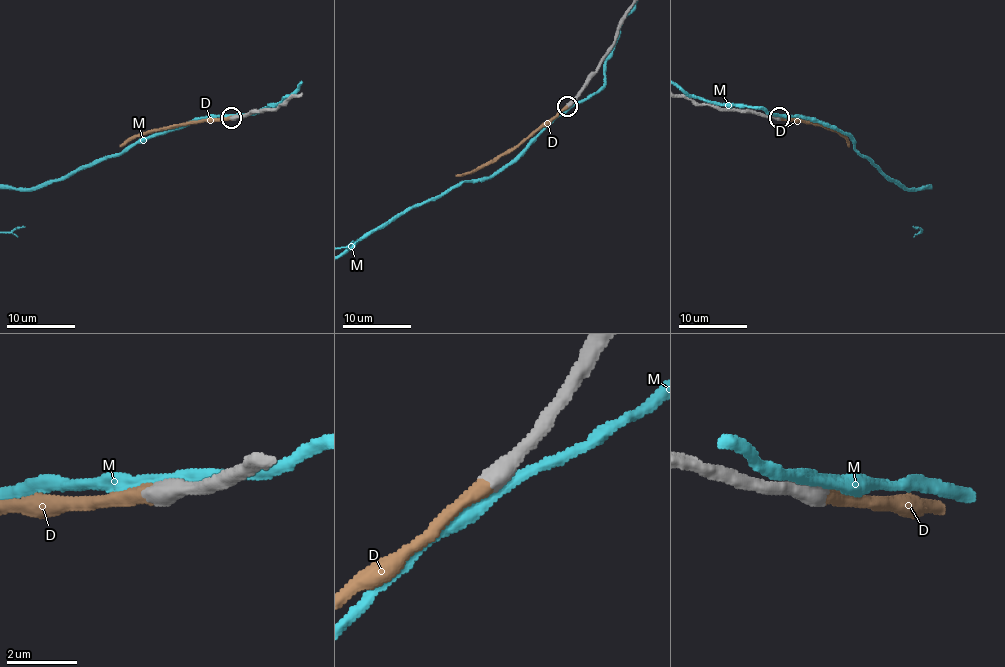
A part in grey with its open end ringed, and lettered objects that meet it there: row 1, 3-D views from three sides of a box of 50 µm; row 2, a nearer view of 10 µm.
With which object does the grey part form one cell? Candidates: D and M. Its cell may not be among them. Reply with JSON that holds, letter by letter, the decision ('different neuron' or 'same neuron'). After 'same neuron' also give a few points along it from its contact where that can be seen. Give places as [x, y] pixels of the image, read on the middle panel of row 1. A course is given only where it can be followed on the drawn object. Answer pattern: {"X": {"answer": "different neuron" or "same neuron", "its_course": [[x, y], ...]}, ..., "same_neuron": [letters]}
{"D": {"answer": "same neuron", "its_course": [[568, 105], [491, 160], [455, 175]]}, "M": {"answer": "different neuron"}, "same_neuron": ["D"]}

